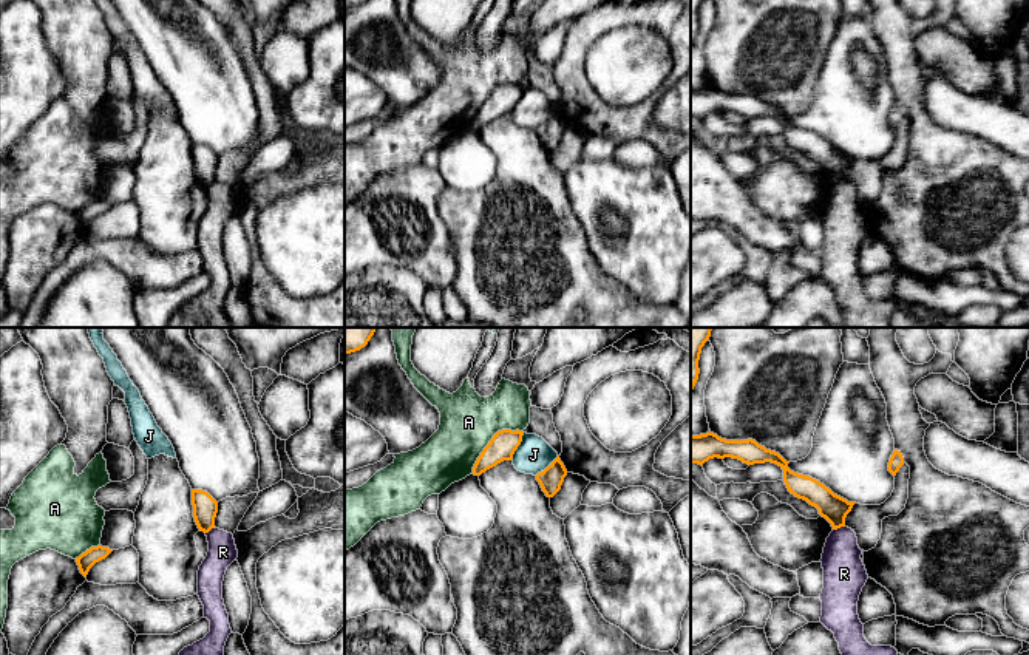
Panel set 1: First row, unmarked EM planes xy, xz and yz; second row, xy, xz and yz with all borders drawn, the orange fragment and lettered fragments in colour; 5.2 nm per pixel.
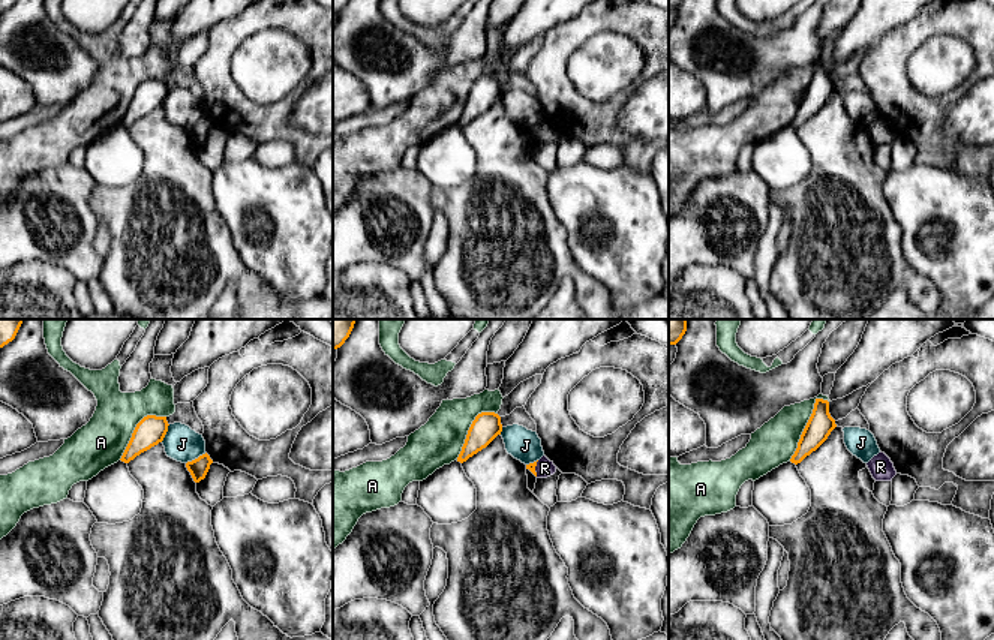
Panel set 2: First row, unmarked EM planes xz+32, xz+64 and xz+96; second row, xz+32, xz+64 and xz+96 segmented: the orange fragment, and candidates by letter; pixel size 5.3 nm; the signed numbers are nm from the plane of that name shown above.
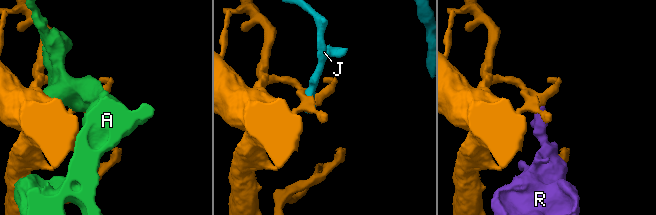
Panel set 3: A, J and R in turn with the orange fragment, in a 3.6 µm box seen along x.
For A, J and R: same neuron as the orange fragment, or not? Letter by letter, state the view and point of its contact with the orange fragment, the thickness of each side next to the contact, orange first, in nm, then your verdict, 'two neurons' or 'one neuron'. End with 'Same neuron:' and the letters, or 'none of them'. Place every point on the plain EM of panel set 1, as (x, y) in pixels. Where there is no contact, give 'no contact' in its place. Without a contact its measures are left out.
A: meets orange in xz at (490, 95); 140 nm thick on the orange side, 300 nm on the other; two neurons
J: meets orange in xz at (518, 99); 140 nm thick on the orange side, 180 nm on the other; two neurons
R: meets orange in yz at (838, 181); 140 nm thick on the orange side, 220 nm on the other; two neurons
Same neuron: none of them

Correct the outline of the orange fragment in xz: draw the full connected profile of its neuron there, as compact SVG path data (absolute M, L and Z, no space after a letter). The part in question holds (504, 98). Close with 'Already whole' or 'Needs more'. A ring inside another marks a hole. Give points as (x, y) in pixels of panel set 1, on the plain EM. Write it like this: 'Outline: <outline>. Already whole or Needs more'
Outline: M502 83L498 85L490 97L484 102L481 110L477 111L473 128L481 130L487 124L496 120L498 117L504 114L511 114L514 105L522 96L524 85L511 85L511 83Z. Already whole

